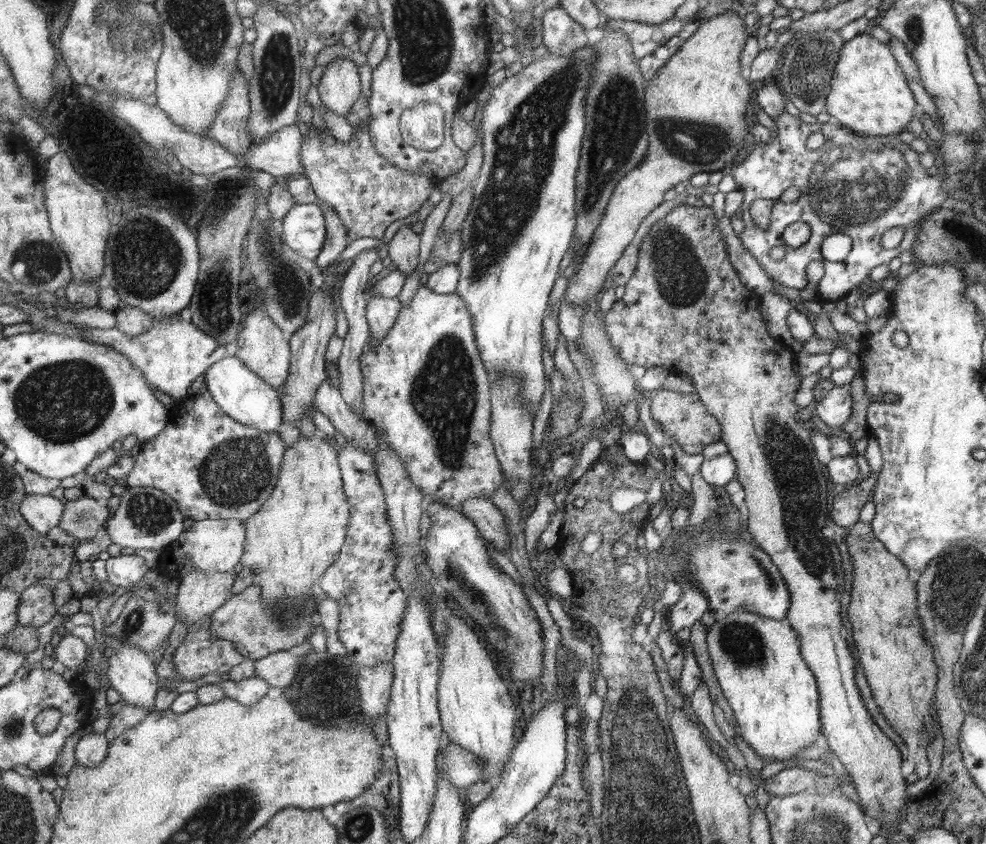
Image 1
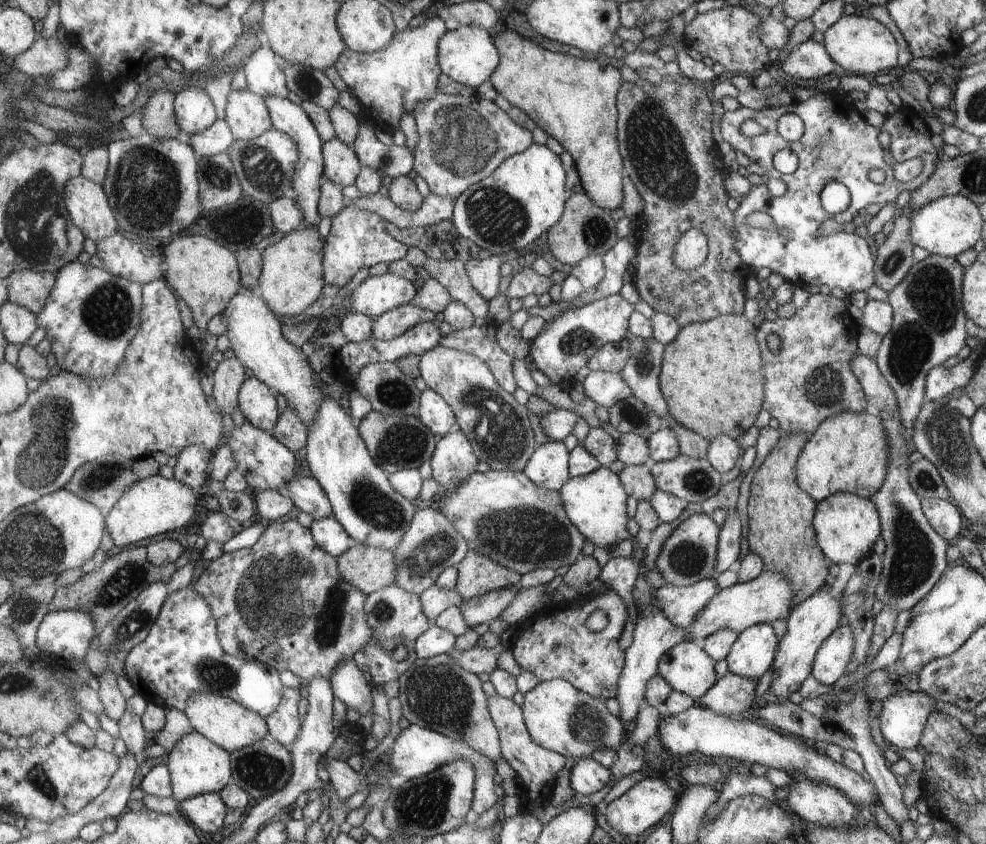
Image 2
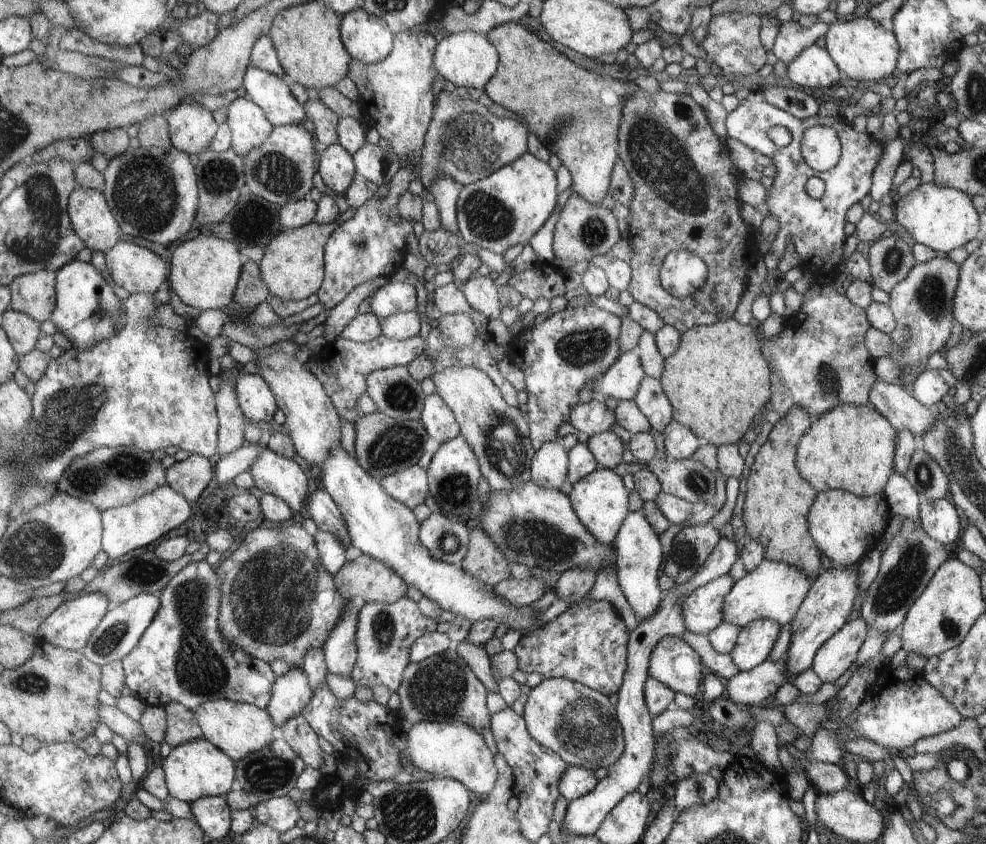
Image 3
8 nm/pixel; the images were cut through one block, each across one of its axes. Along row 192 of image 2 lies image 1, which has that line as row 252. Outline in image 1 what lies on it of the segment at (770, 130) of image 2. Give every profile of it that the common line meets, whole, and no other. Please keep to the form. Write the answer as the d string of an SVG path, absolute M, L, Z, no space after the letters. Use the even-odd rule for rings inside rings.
M786 110L772 119L778 126L778 131L772 131L772 143L769 145L756 144L742 163L732 166L731 175L737 182L738 189L744 191L741 220L745 227L738 237L745 249L762 265L766 274L774 282L783 284L788 289L794 288L802 291L808 284L806 266L812 260L819 260L822 262L825 272L818 283L817 298L821 301L826 298L830 298L830 302L840 301L840 298L844 298L844 292L848 293L848 290L858 288L873 268L880 264L889 264L890 260L899 256L903 250L911 251L914 241L917 239L919 222L928 213L933 213L935 208L948 205L948 194L941 190L943 183L941 175L932 177L927 175L927 168L920 165L920 152L912 150L909 144L904 143L897 136L858 136L858 132L850 132L850 130L846 130L846 127L836 127L819 121L812 124L803 122L799 117L790 115ZM786 188L790 188L790 192L786 192L786 200L790 200L790 204L780 200L780 196ZM758 199L774 202L768 230L758 228L753 223L748 210L749 204ZM797 220L802 220L810 226L811 235L807 243L794 248L786 245L782 239L782 233L786 226L790 226ZM894 226L902 226L904 235L900 239L898 247L887 250L882 247L880 238L886 230L894 228ZM835 231L847 234L853 240L853 247L842 262L826 260L821 253L822 242ZM780 245L785 247L787 256L781 261L774 261L770 257L770 250L774 246Z

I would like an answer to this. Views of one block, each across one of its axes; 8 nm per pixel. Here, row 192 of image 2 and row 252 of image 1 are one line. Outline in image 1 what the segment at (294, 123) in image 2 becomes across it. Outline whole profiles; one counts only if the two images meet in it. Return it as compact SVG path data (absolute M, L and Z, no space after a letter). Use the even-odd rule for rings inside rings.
M318 202L295 204L280 224L283 242L300 256L315 261L328 239L325 212Z

